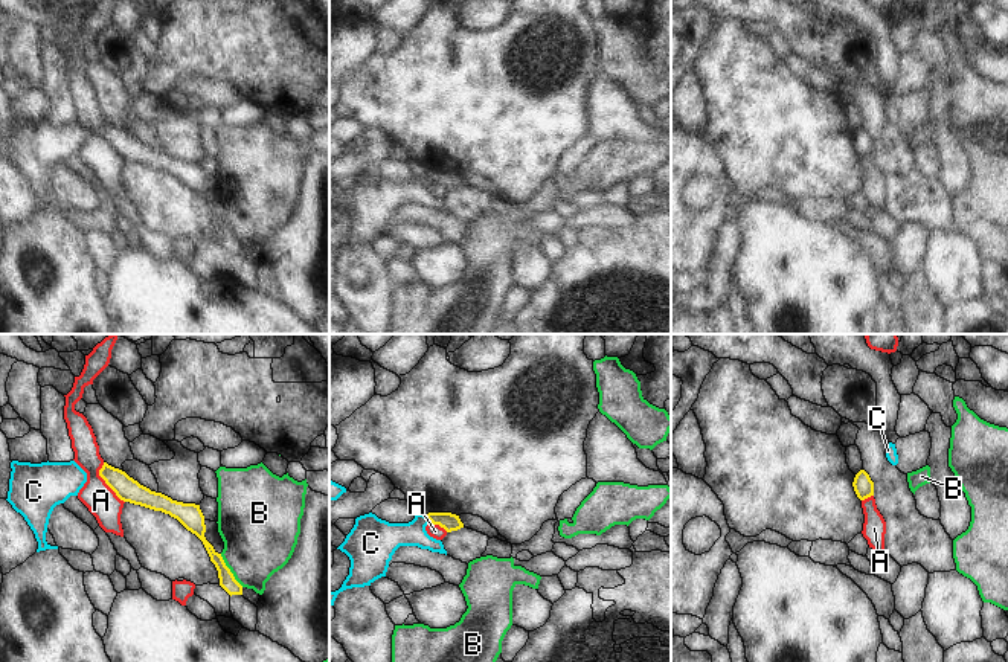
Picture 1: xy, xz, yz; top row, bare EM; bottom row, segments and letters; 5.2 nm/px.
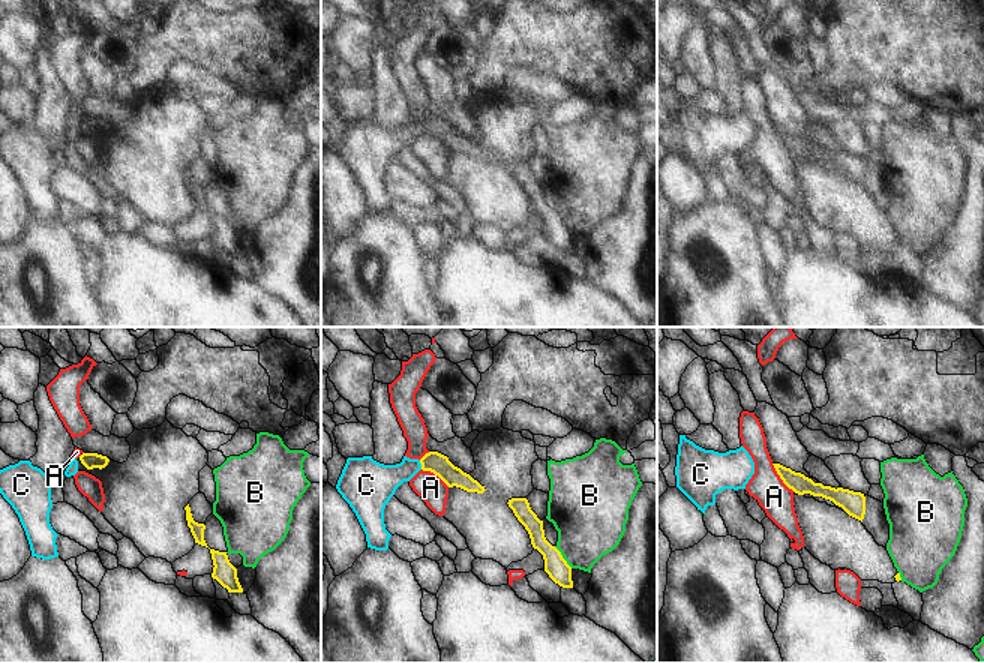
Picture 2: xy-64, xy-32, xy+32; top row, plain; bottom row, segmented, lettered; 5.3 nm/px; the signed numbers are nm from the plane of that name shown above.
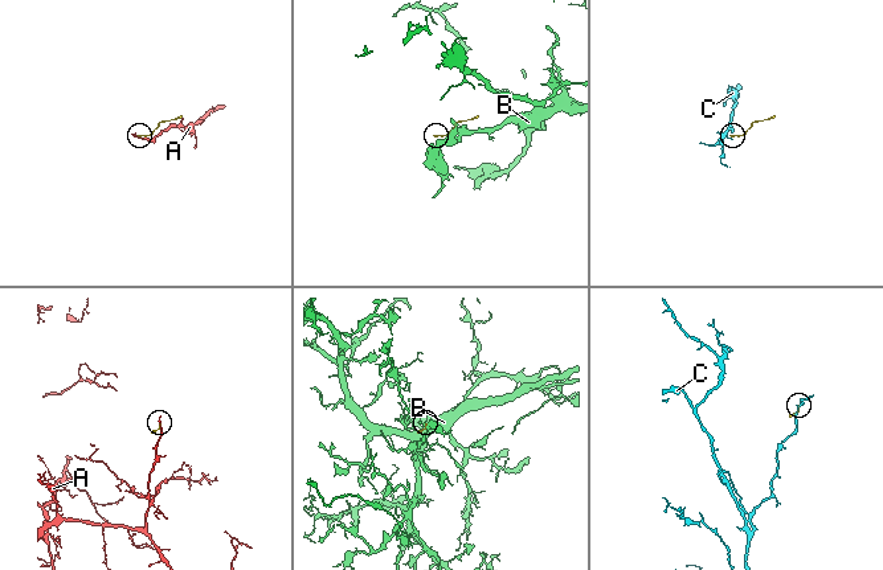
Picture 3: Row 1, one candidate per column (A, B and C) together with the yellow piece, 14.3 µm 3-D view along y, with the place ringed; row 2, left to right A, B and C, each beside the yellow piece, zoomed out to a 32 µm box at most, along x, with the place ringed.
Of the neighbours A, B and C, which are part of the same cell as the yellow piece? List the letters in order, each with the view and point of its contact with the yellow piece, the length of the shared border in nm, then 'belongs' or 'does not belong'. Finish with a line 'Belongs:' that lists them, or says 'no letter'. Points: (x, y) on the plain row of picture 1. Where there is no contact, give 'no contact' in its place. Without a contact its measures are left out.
A: xy (105, 141) | 240 nm | does not belong
B: xy (229, 229) | 220 nm | does not belong
C: xz (427, 176) | 50 nm | belongs
Belongs: C

